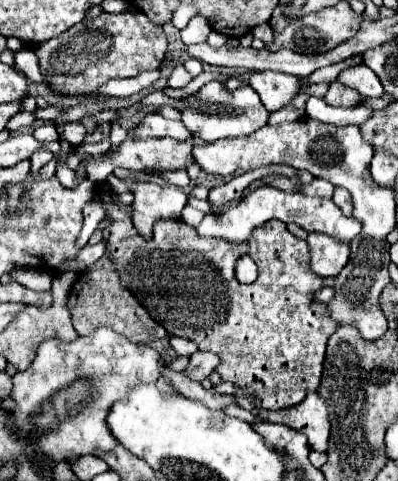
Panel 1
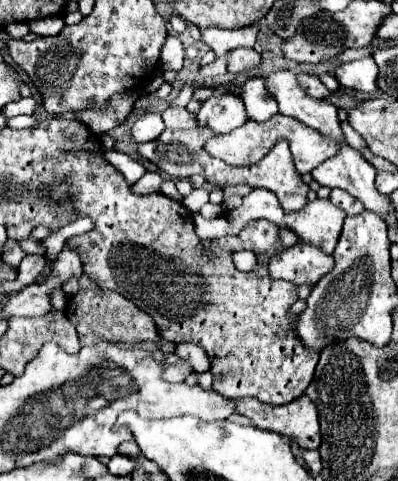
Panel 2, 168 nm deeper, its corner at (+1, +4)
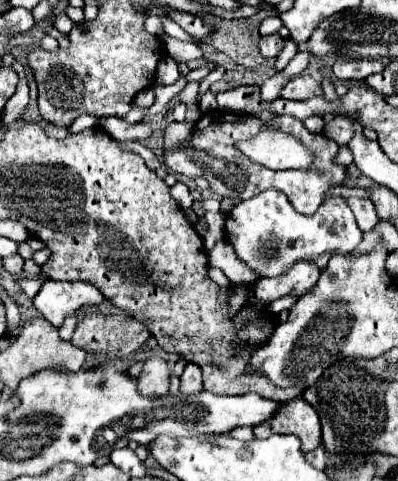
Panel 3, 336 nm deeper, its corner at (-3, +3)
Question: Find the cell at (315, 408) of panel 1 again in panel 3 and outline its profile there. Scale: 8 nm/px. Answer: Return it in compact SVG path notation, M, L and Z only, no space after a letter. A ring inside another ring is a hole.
M296 398L292 402L282 404L272 418L258 424L254 430L256 438L268 438L270 434L294 434L302 440L302 452L310 452L322 444L320 420L316 410L304 402L304 398Z

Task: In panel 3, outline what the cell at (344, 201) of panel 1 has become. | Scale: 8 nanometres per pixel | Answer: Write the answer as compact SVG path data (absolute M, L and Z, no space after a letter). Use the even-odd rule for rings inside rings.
M346 198L346 202L352 208L360 230L362 232L370 232L378 222L378 214L376 214L372 202L368 198Z

